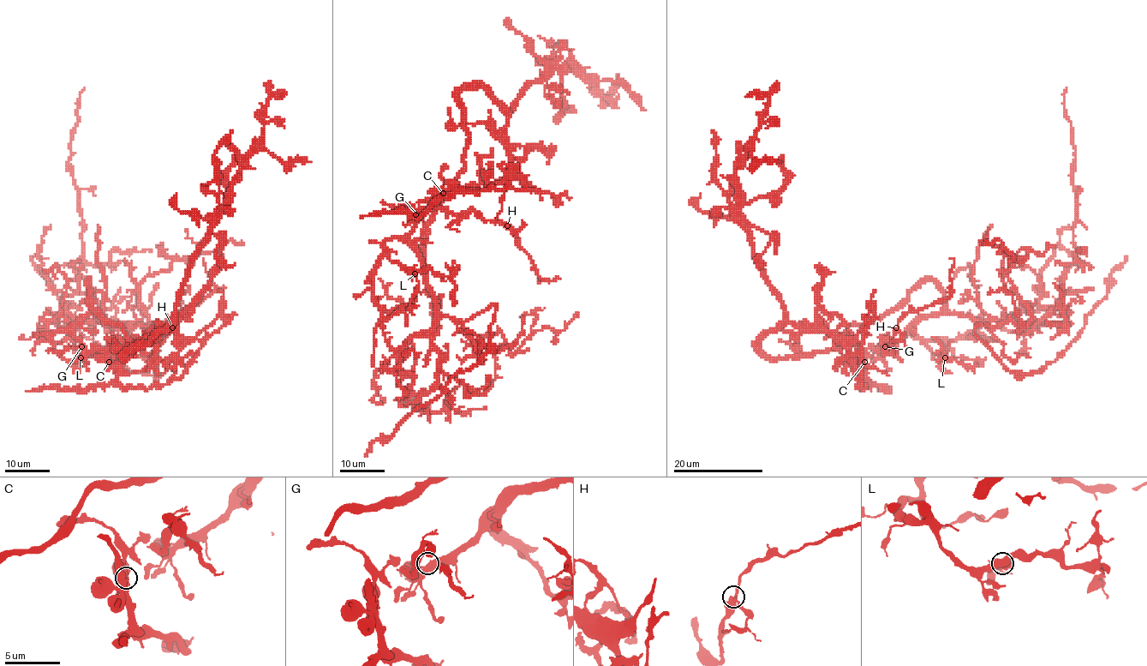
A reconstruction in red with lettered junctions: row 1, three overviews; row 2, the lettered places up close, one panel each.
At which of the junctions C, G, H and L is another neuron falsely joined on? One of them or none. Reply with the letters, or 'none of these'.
C

